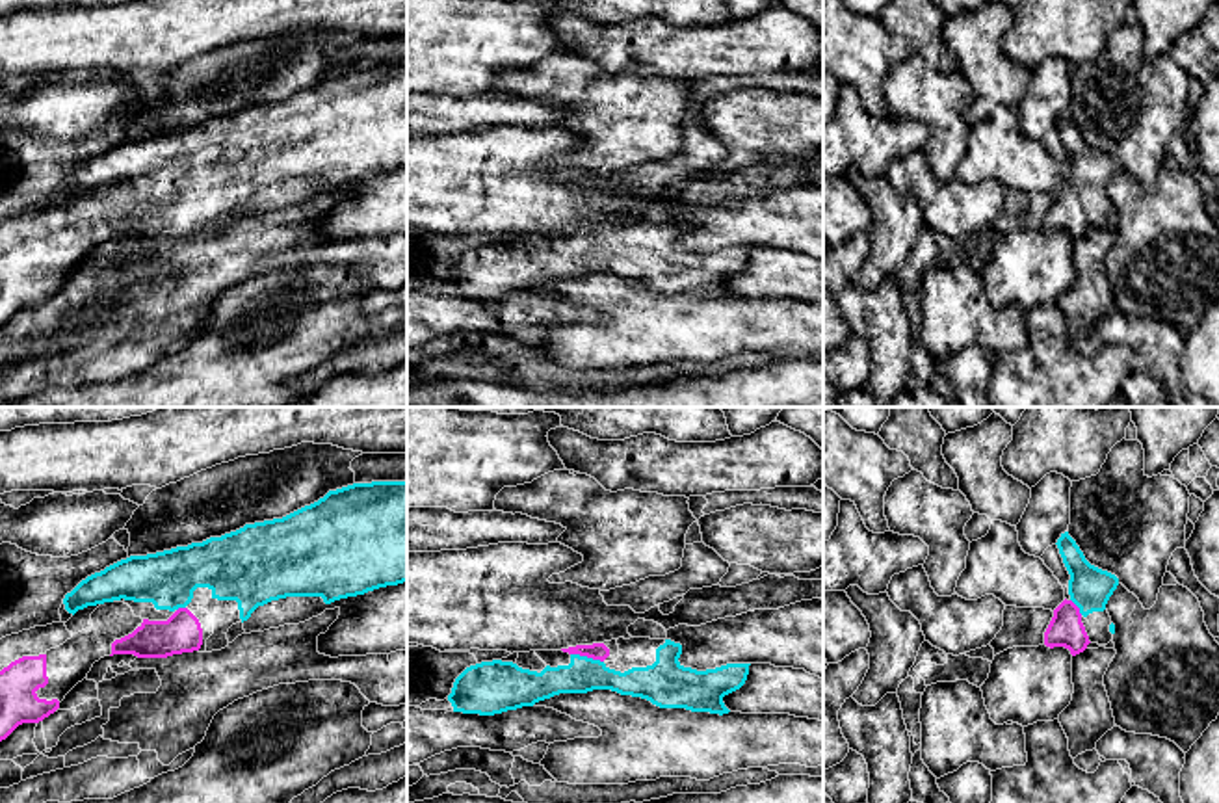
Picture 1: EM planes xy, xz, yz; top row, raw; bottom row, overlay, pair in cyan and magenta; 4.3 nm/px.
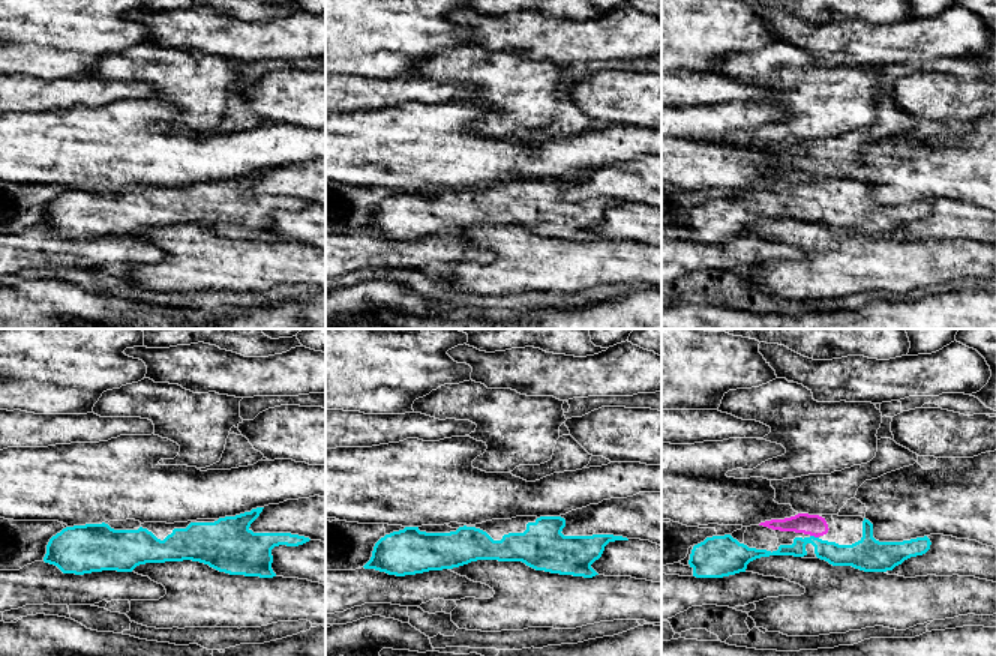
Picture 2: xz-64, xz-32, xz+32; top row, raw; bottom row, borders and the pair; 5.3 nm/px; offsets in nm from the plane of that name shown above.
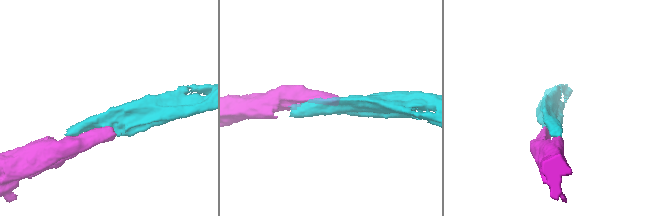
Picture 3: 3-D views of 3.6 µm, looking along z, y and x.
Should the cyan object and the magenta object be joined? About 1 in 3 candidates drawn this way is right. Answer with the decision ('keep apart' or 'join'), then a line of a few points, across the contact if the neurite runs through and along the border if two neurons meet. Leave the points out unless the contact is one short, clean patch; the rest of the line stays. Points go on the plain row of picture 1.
join; line xz (582, 259), (586, 255), (586, 240), (597, 235)

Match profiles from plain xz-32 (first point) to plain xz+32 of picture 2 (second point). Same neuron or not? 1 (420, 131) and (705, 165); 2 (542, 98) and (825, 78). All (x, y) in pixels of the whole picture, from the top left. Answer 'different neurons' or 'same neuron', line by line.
1: same neuron
2: same neuron

